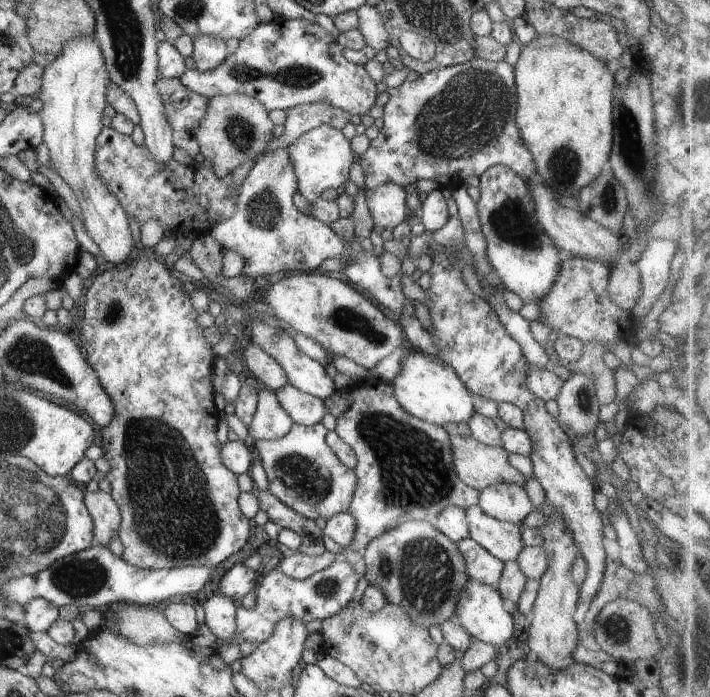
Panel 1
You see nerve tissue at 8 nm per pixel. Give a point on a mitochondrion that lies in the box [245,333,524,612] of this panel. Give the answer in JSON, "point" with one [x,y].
{"point":[413,472]}

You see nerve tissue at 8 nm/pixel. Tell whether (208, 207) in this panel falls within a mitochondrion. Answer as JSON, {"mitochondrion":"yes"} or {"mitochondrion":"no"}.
{"mitochondrion":"no"}

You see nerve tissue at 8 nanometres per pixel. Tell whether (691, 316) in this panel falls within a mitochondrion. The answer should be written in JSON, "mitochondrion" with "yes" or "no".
{"mitochondrion":"no"}

